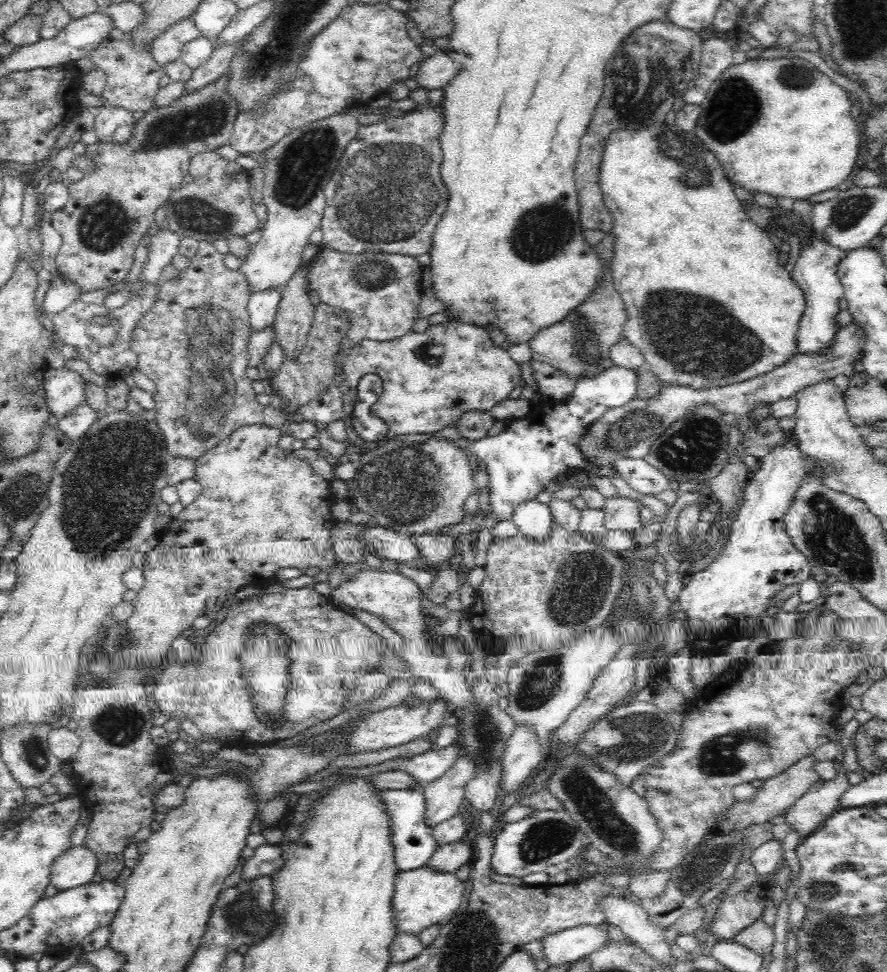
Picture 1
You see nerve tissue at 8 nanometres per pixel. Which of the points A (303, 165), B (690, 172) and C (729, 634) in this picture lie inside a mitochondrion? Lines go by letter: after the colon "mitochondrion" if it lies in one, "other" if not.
A: mitochondrion
B: mitochondrion
C: other

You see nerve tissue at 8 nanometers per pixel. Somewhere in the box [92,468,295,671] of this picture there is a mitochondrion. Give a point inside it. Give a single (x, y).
(115, 639)

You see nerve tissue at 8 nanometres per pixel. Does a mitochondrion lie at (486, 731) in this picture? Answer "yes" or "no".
yes

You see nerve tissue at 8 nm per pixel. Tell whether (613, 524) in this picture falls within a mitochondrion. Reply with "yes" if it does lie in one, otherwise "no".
no

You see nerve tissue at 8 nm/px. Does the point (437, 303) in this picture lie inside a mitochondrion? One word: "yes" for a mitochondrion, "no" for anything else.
no

